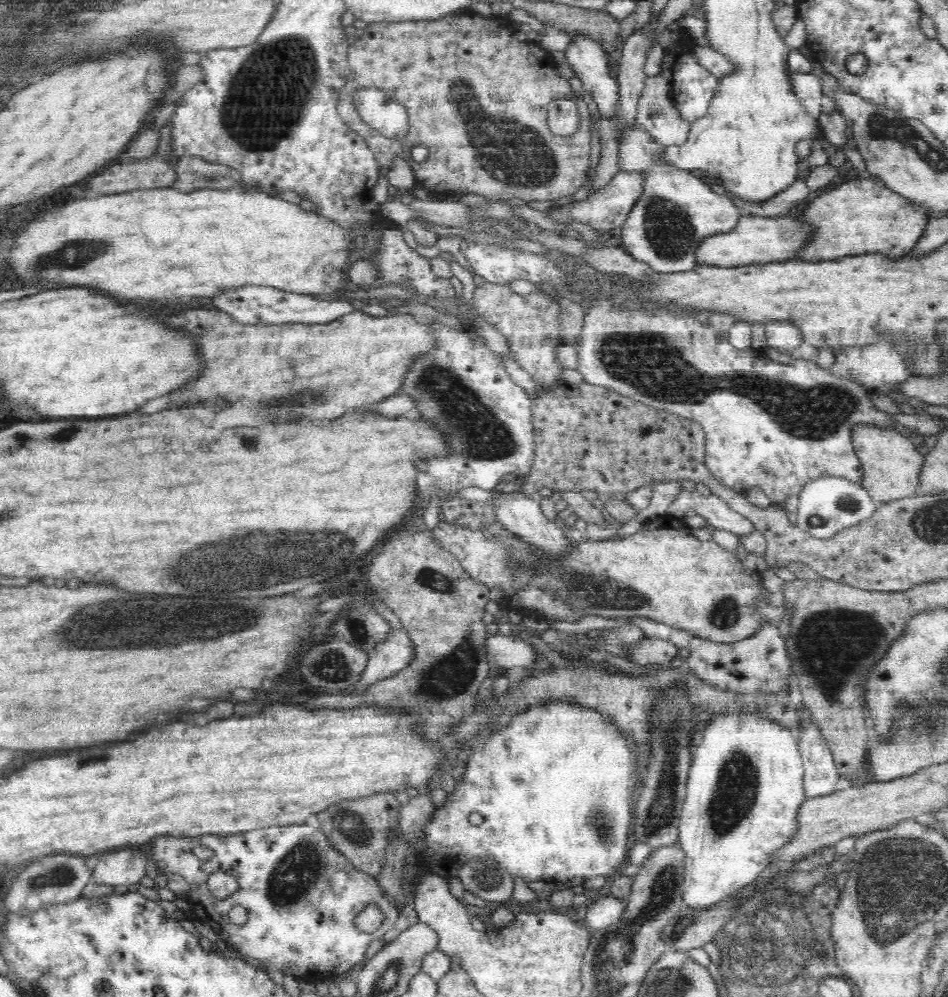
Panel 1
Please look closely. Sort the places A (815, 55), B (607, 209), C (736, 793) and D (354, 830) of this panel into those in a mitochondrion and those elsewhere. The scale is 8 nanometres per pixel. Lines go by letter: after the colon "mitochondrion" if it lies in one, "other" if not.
A: other
B: other
C: mitochondrion
D: mitochondrion

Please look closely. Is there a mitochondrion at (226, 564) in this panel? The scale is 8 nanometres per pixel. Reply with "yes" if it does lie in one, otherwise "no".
yes

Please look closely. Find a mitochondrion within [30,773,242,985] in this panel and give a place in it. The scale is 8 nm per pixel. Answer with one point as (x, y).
(57, 874)

